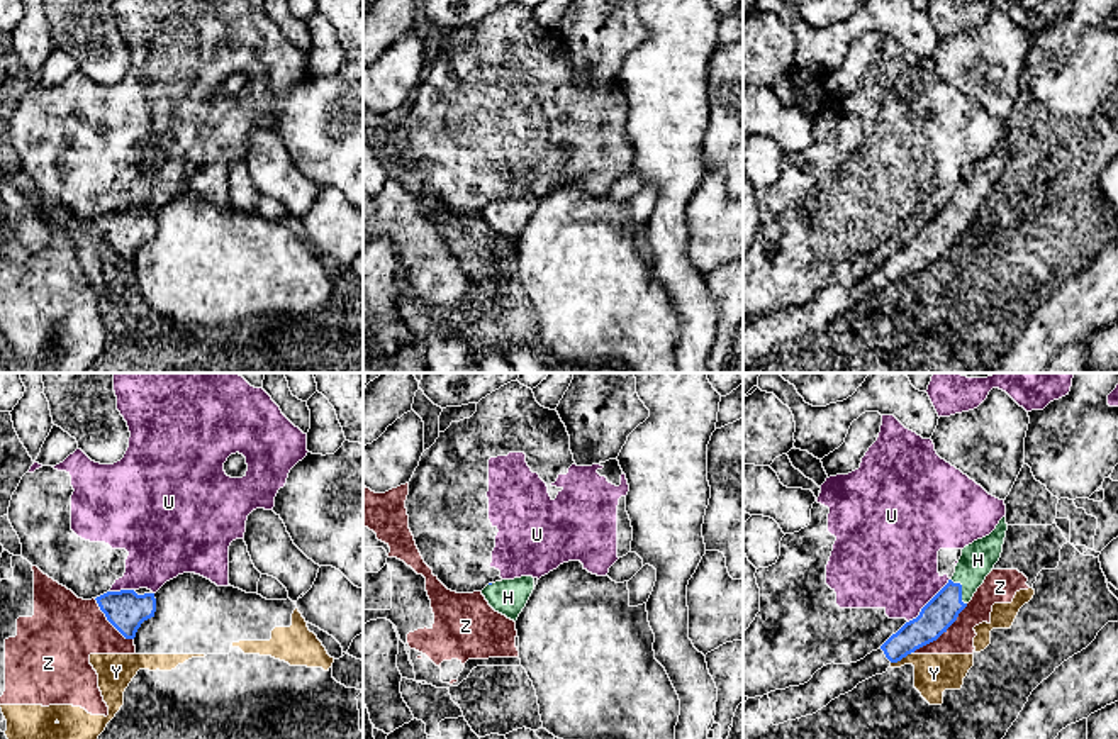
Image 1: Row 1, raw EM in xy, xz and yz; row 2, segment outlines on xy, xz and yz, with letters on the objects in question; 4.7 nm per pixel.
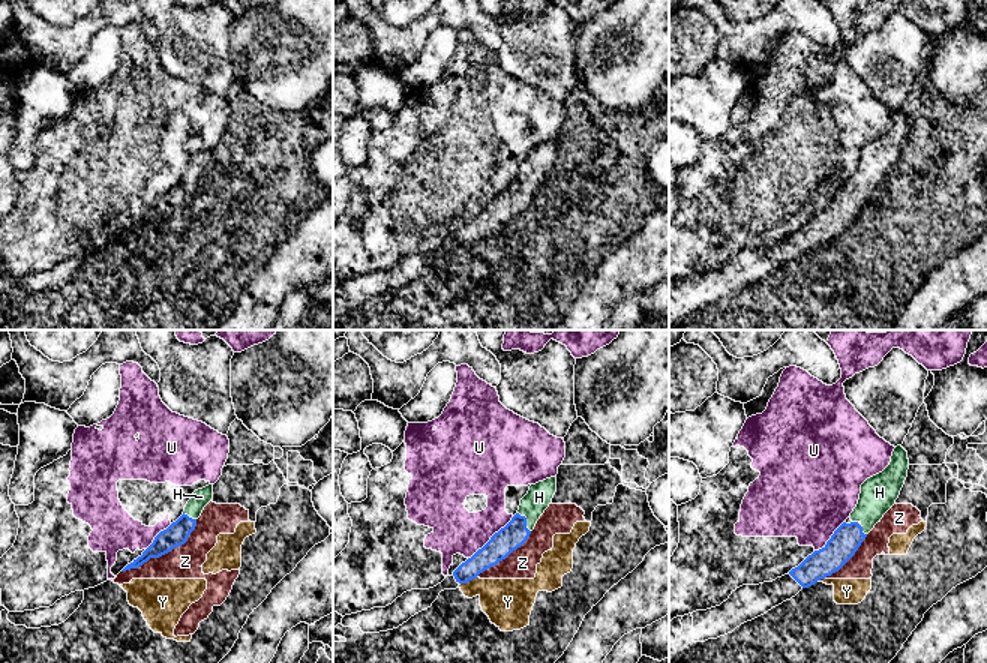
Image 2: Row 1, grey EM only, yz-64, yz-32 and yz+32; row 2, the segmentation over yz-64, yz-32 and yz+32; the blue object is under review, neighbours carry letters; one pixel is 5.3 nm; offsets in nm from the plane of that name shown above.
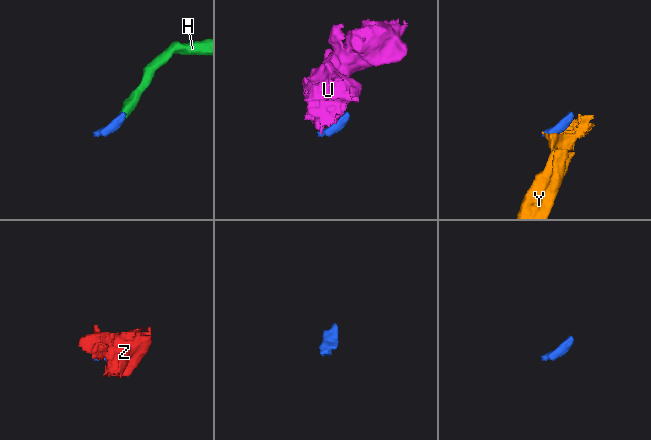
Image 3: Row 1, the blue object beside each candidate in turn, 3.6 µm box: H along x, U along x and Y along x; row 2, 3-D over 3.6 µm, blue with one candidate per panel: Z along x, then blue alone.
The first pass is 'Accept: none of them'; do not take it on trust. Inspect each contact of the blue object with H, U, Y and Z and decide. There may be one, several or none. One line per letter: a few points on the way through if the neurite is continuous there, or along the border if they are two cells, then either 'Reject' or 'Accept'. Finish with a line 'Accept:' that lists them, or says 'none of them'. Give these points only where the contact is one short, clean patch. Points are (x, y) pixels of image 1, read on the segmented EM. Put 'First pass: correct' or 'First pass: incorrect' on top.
First pass: incorrect
H: Path across: yz (940, 612), (961, 590), (978, 560). Accept
U: Boundary: yz (949, 578), (908, 622). Reject
Y: Boundary: yz (911, 651), (891, 663). Reject
Z: Reject
Accept: H

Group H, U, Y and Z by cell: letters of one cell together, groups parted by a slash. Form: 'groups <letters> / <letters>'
groups H / U / Y Z

